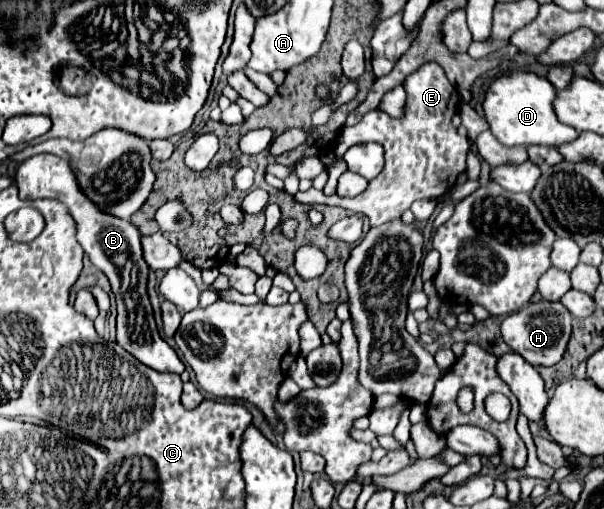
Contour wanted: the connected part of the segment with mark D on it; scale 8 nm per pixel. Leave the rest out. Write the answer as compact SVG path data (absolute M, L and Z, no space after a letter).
M510 71L506 75L500 75L492 81L490 89L486 91L486 99L484 99L484 115L486 115L486 121L490 125L490 131L498 137L500 143L508 145L508 147L514 147L514 145L524 145L524 147L530 147L530 145L546 145L546 147L560 147L564 143L570 143L572 139L576 139L578 131L560 123L556 113L554 113L554 103L556 99L556 89L552 87L552 83L548 83L546 77L540 77L540 75L534 75L534 73L526 73L526 71Z

